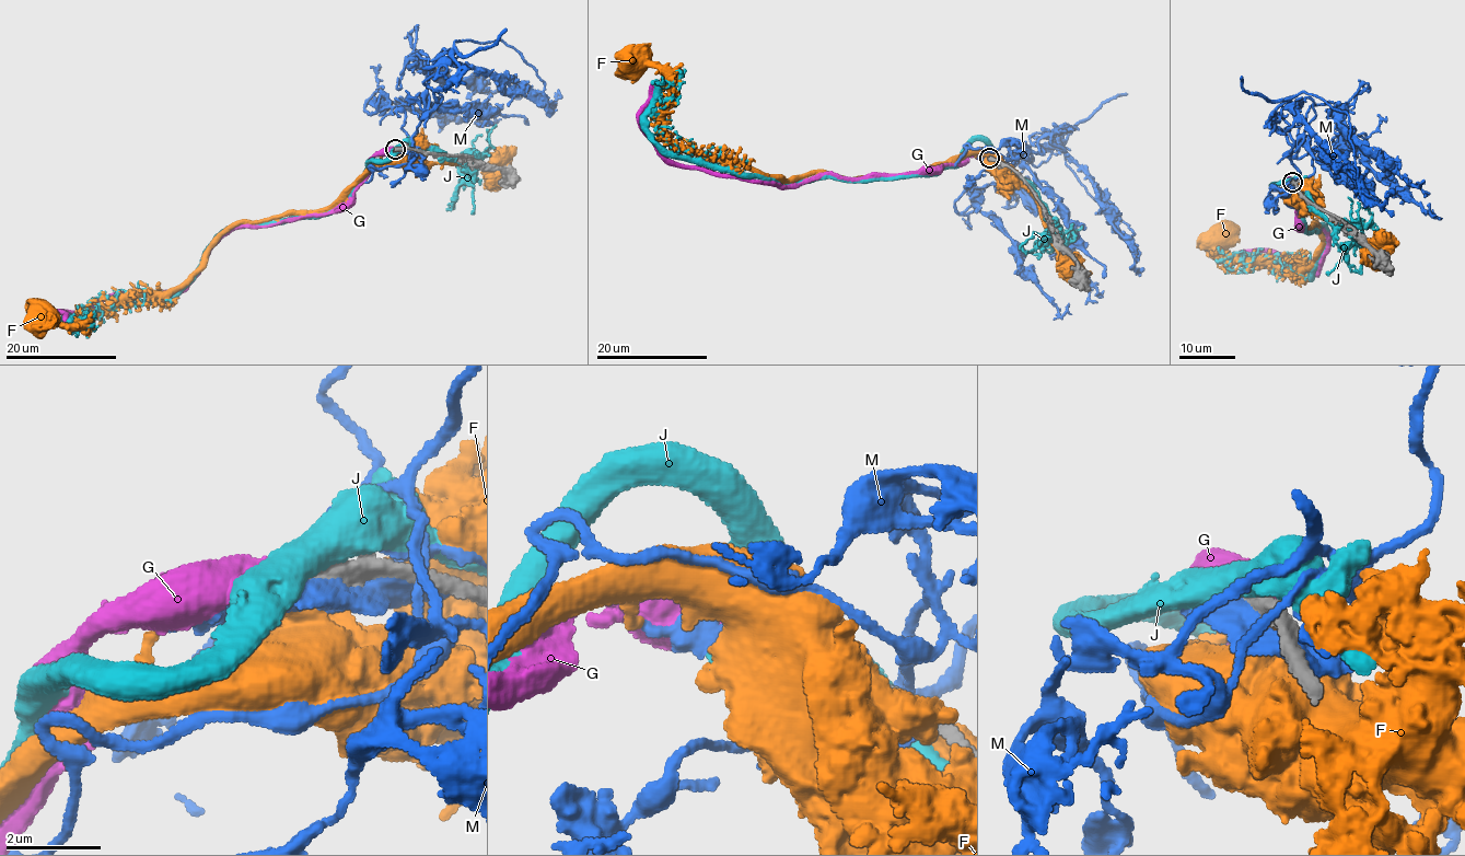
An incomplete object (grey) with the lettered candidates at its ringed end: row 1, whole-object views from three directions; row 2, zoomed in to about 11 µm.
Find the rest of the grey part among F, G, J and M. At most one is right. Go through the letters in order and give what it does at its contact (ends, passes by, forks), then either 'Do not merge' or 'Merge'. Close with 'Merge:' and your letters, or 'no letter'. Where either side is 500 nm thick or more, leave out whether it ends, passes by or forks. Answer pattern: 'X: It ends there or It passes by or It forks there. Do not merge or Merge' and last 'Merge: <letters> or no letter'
F: Do not merge
G: Merge
J: Do not merge
M: It forks there. Do not merge
Merge: G

